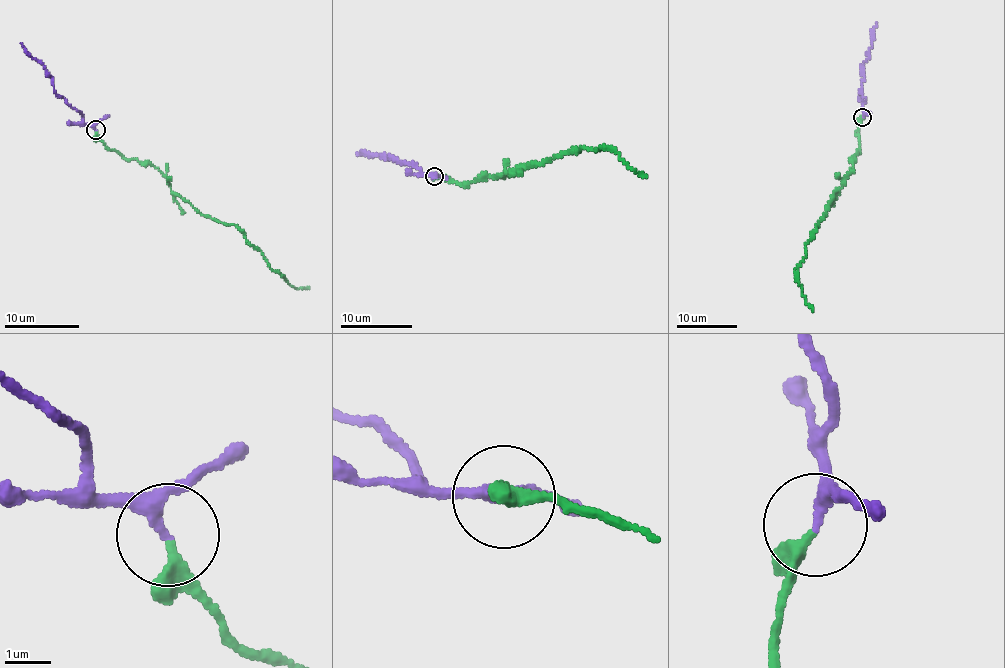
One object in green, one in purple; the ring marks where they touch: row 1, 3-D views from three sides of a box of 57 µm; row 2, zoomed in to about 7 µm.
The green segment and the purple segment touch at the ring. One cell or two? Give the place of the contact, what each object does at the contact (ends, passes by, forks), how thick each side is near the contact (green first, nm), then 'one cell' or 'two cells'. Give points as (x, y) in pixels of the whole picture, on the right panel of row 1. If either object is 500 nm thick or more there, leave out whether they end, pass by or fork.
at (862, 117); green ends there; purple passes by; 320 nm thick on the green side, 200 nm on the other; one cell

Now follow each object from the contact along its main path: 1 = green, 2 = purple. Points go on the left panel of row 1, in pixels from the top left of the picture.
1: (95, 130), (126, 159), (156, 167), (173, 191), (202, 215), (233, 223), (293, 286), (309, 288)
2: (95, 130), (84, 121), (82, 113), (56, 91), (47, 70), (20, 43)

